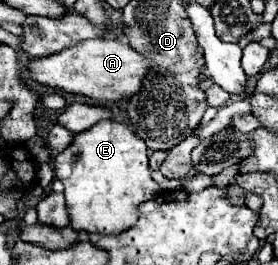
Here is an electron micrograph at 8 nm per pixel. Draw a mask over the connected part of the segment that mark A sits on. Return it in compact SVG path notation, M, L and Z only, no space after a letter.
M107 38L83 40L81 44L69 46L57 54L33 58L27 64L27 70L35 82L67 94L81 94L95 100L121 100L133 96L137 88L141 88L141 80L145 78L147 68L149 60L145 60L139 52L119 40Z

